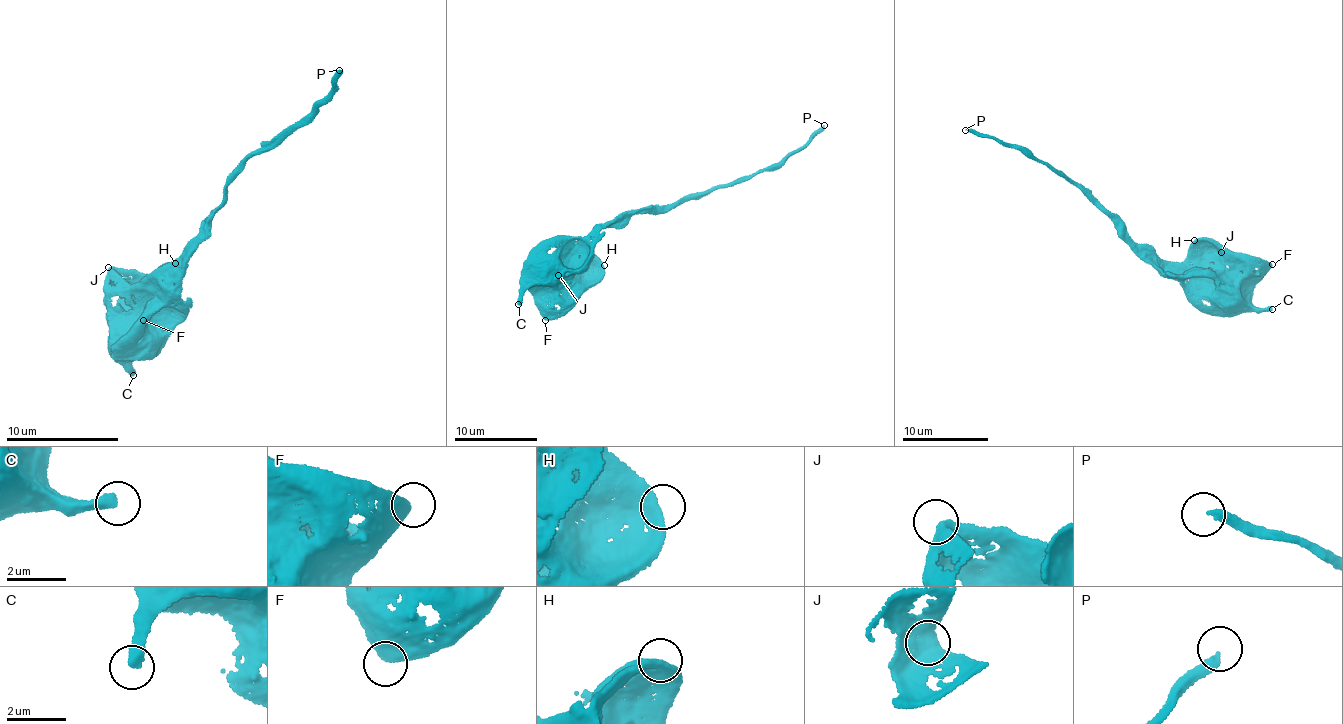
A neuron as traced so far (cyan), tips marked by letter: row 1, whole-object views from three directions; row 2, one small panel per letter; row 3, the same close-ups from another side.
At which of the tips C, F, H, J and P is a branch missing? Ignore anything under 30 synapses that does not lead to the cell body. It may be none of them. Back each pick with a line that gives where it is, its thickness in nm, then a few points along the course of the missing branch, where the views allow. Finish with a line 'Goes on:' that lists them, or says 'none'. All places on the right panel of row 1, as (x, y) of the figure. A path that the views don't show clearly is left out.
P: at (965, 130); 320 nm thick
Goes on: P

